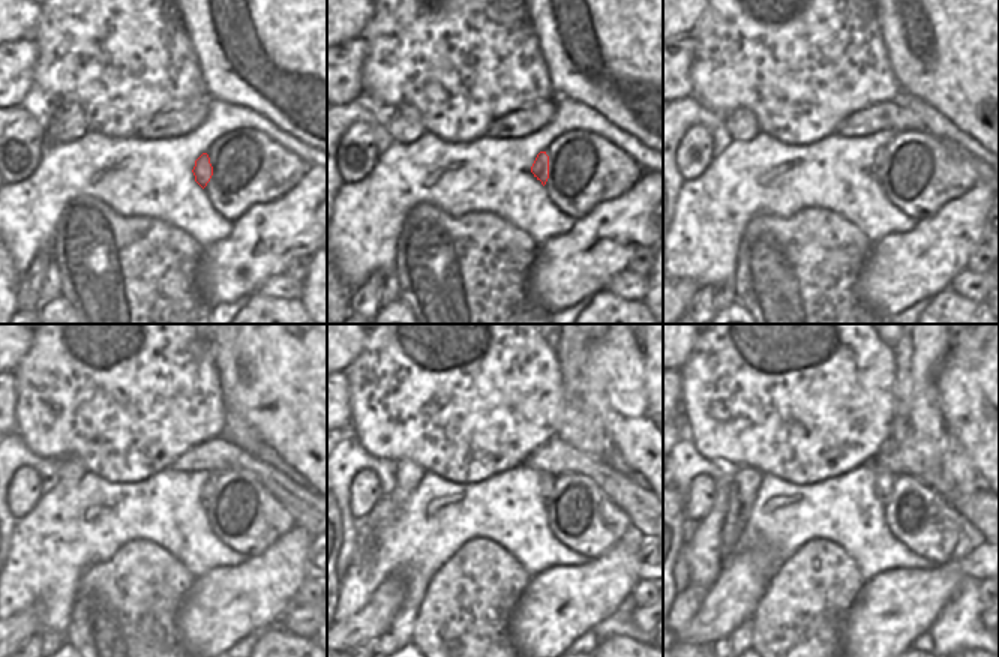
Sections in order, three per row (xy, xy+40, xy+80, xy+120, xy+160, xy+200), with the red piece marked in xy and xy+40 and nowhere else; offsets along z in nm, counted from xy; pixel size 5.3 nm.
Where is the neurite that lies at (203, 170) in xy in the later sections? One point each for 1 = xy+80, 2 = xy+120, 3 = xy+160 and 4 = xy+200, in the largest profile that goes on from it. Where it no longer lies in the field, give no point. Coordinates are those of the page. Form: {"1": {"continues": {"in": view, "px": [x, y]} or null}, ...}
{"1": {"continues": {"in": "xy+80", "px": [878, 167]}}, "2": {"continues": {"in": "xy+120", "px": [206, 491]}}, "3": {"continues": {"in": "xy+160", "px": [548, 480]}}, "4": {"continues": {"in": "xy+200", "px": [884, 479]}}}

